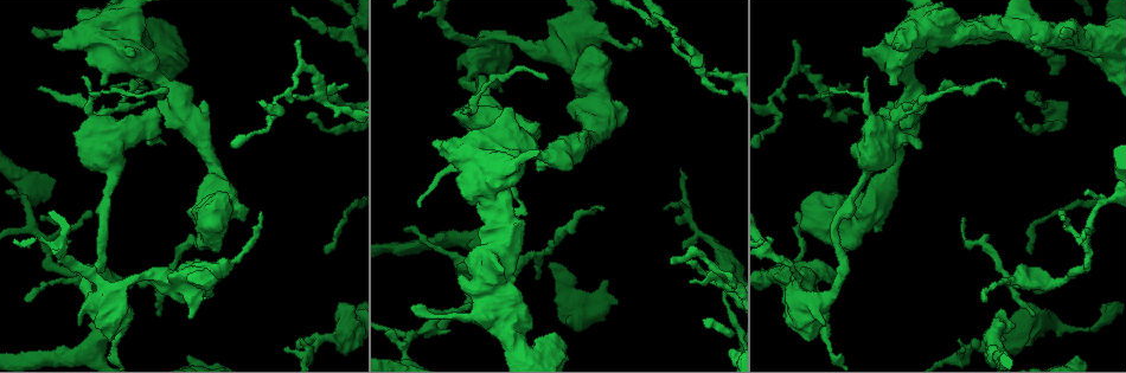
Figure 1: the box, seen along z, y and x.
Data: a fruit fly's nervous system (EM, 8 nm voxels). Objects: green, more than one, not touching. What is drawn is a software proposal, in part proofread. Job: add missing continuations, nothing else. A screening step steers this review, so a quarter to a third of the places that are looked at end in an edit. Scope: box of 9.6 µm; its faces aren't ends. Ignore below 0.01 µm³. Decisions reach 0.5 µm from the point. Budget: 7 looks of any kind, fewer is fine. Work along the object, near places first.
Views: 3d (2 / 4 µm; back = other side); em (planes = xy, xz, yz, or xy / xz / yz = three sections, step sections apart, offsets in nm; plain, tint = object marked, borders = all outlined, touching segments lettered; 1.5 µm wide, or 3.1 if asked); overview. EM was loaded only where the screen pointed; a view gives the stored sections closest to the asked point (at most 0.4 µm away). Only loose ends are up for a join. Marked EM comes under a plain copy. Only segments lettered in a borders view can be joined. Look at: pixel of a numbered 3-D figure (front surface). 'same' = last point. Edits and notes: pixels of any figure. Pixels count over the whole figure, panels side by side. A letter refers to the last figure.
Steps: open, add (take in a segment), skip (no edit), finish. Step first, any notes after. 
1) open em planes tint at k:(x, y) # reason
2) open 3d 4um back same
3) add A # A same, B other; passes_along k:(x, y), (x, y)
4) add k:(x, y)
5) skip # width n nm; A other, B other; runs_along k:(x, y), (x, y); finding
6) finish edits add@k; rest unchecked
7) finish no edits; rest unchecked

open em planes borders at 1:(795, 41)

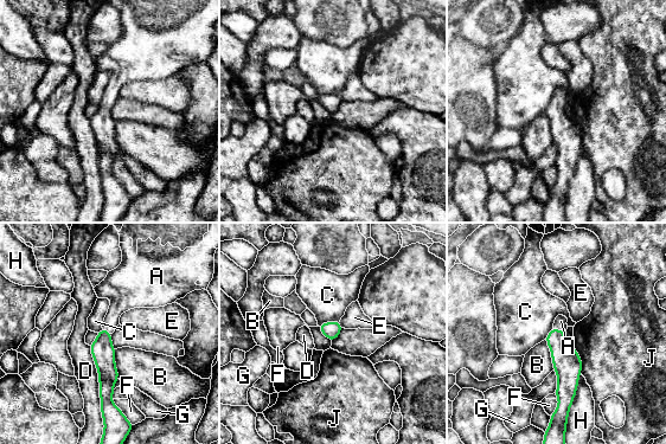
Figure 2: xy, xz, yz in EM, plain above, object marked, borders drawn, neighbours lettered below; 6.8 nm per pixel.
add A # width 110 nm; A same, B other, C other, D other, E other, F other, G other, H other, J other; it goes on there

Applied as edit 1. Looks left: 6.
open em planes borders at 1:(326, 253) # tapers out

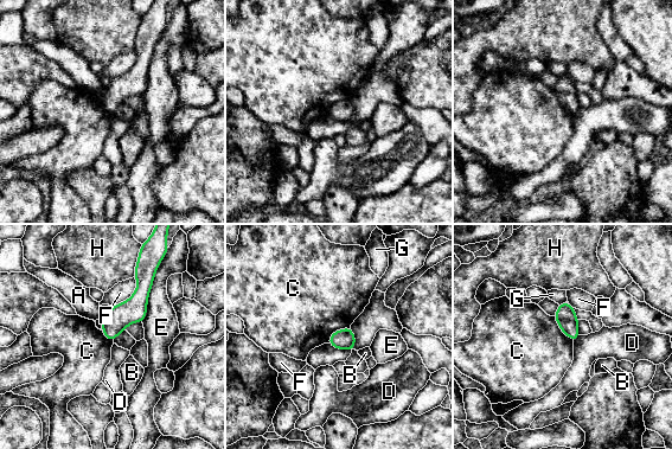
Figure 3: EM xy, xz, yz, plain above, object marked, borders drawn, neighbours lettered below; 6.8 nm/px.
skip # width 140 nm; A other, B other, C other, D other, E other, F other, G other, H other; border 3:(580, 335), (574, 341); no lettered segment goes on from it

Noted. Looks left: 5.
open em planes borders at 1:(158, 315) # tapers out

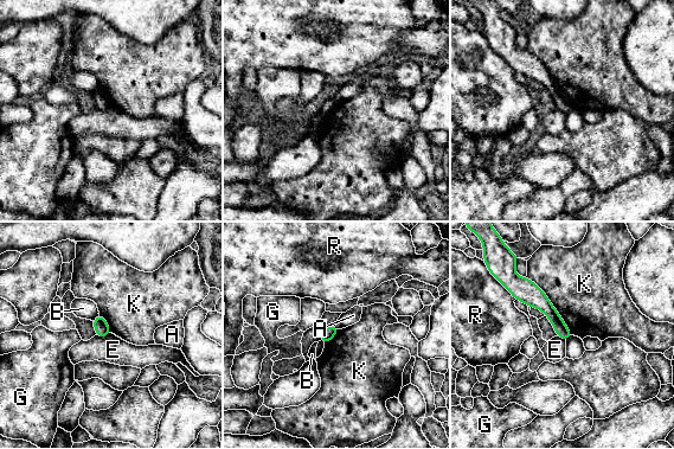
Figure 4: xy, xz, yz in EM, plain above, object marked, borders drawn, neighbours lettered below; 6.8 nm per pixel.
skip # width 90 nm; A other, B other, E other, G other, K other, R other; border 4:(110, 333), (106, 337), (96, 335); none of them fits

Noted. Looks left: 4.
finish edits add@2; rest unchecked

